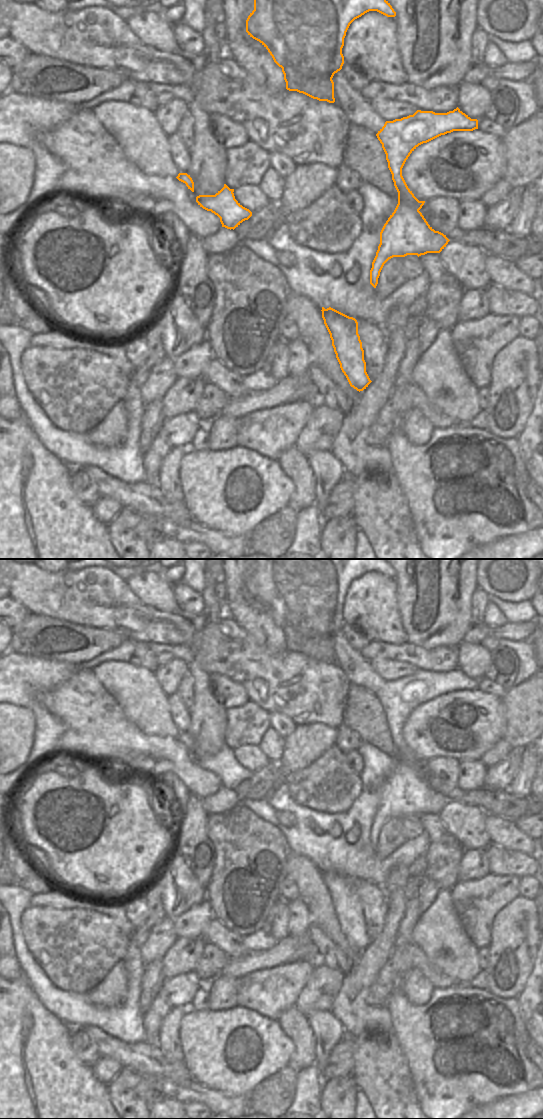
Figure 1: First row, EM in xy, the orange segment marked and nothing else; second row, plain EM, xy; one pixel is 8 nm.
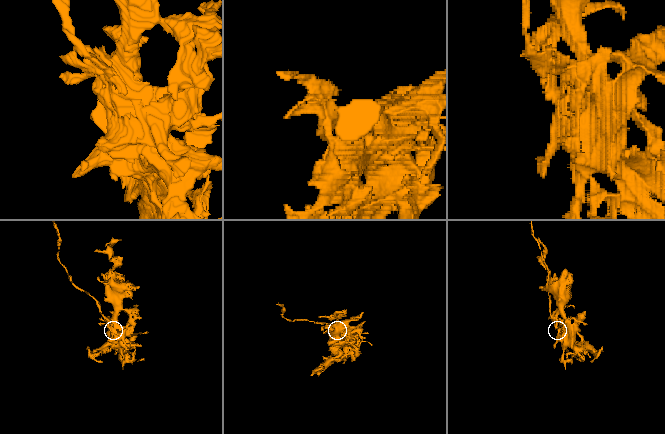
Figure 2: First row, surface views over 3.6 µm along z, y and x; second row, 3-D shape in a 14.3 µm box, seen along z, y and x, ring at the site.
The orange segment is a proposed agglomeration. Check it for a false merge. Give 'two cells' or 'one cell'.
two cells

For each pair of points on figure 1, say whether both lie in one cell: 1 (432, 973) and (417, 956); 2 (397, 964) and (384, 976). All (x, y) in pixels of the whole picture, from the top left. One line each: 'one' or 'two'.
1: one
2: two

